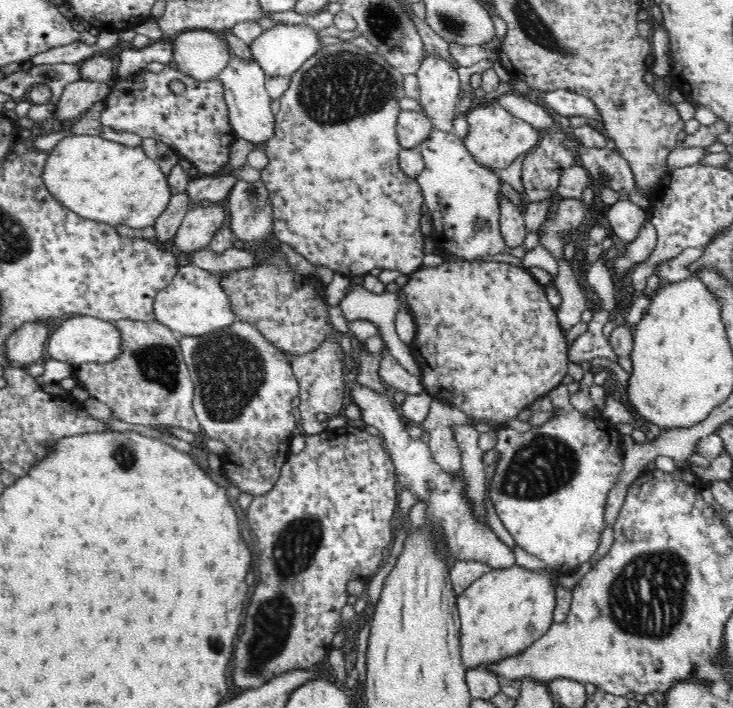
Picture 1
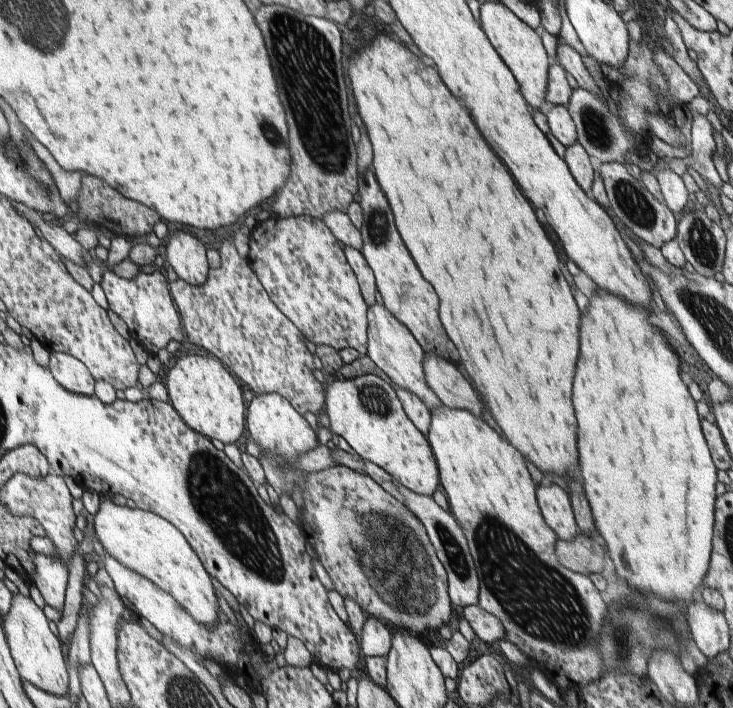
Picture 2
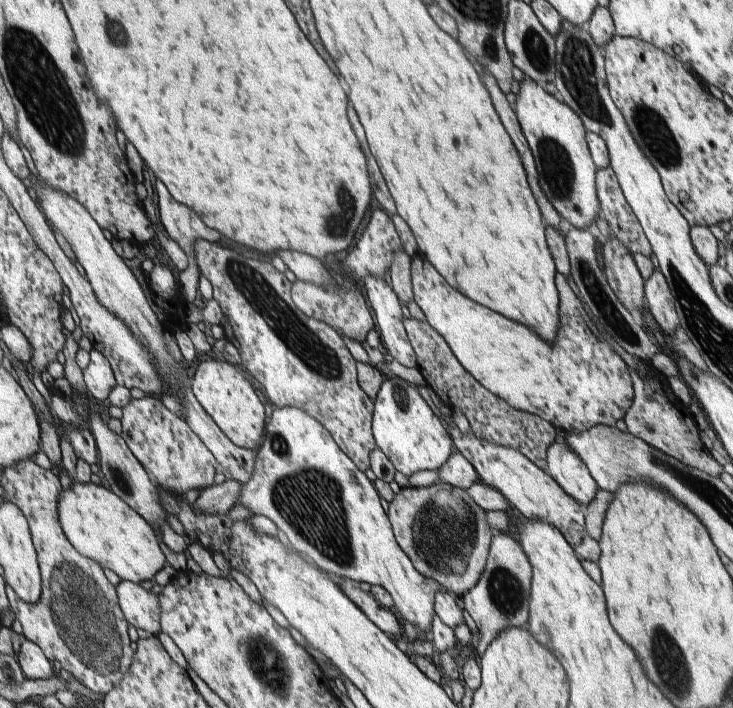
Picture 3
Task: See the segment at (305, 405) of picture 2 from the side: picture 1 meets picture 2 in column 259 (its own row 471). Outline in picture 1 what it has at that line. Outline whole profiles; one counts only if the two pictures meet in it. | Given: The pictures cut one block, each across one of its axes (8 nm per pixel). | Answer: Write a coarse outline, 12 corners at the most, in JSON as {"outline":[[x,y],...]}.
{"outline":[[304,434],[246,520],[258,579],[225,674],[325,670],[393,542],[380,435]]}

